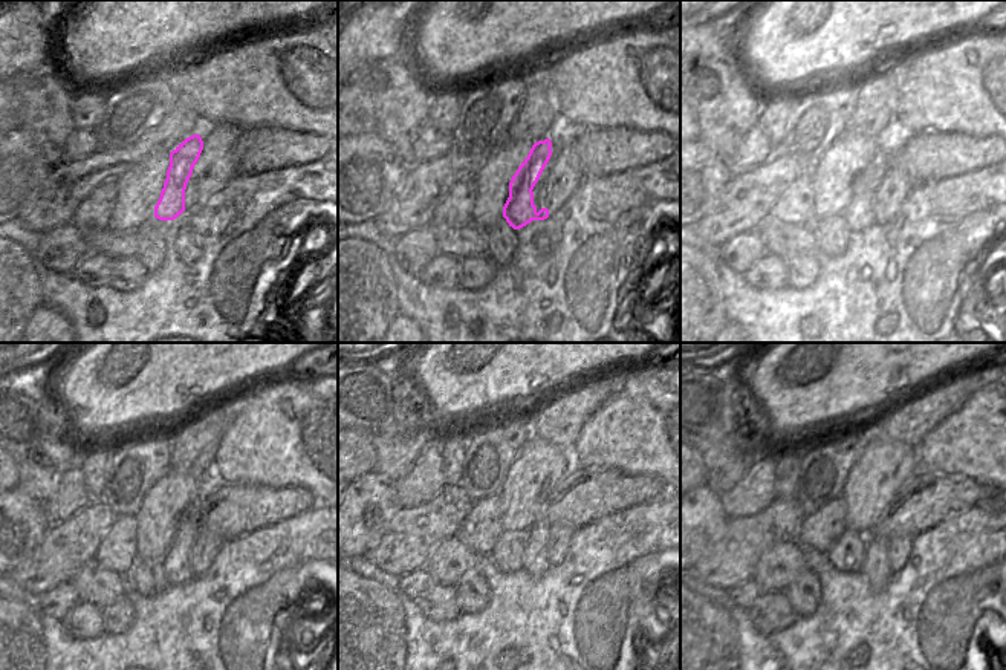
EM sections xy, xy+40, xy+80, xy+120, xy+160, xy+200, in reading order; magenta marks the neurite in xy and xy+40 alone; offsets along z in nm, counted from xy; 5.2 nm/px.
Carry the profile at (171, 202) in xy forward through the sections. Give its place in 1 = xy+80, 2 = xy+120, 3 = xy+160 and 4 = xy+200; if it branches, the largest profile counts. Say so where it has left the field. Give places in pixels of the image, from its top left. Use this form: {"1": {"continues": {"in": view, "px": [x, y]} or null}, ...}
{"1": {"continues": {"in": "xy+80", "px": [861, 211]}}, "2": {"continues": {"in": "xy+120", "px": [185, 557]}}, "3": {"continues": {"in": "xy+160", "px": [535, 560]}}, "4": {"continues": {"in": "xy+200", "px": [876, 571]}}}

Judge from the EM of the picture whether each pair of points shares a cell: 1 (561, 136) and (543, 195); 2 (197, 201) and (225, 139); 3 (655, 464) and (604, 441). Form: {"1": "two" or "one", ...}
{"1": "one", "2": "one", "3": "one"}

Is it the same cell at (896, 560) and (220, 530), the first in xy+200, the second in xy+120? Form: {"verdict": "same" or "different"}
{"verdict": "same"}

